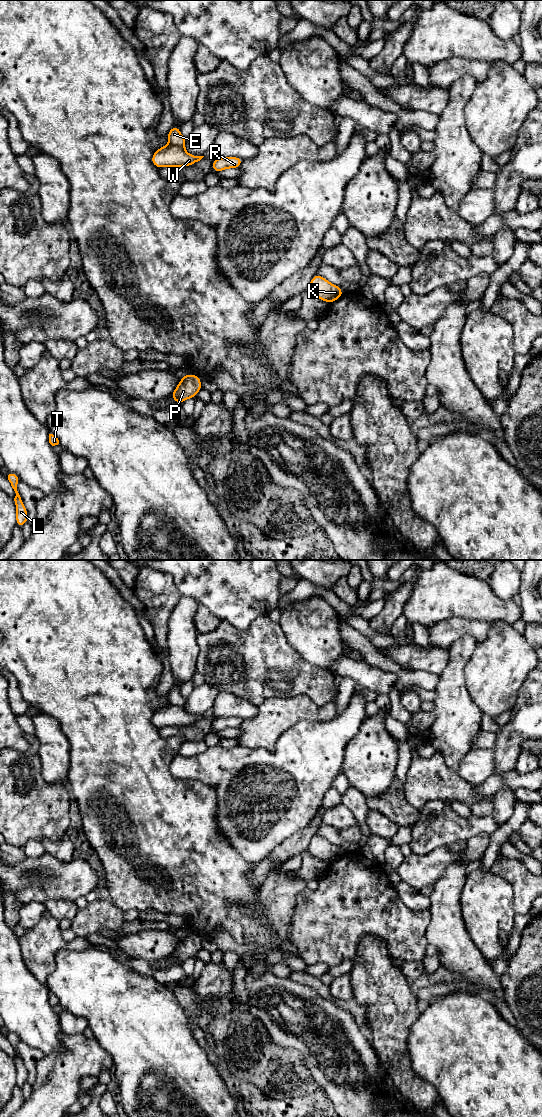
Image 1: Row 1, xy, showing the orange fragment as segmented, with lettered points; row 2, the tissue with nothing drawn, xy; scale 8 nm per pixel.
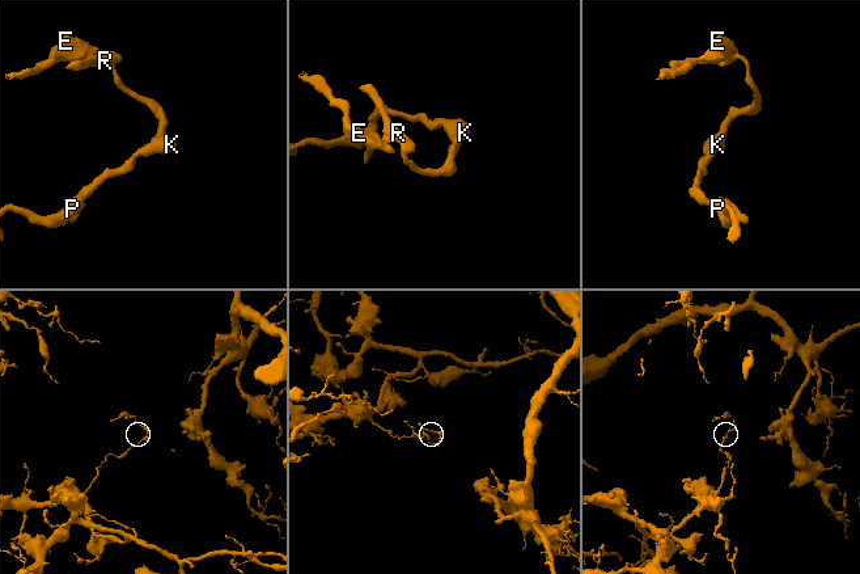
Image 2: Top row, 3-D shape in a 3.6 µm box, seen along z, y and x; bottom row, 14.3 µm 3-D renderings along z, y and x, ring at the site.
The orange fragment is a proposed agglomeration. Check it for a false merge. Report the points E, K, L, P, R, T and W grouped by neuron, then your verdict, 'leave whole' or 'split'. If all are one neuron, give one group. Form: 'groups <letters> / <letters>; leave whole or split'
groups E K L P R T / W; split

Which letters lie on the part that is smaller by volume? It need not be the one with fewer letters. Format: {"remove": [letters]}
{"remove": ["W"]}

